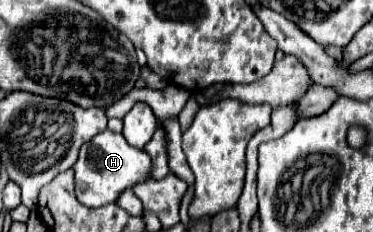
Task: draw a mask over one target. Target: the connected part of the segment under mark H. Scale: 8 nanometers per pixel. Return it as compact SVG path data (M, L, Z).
M106 129L80 147L78 161L74 163L78 199L88 207L104 207L108 203L116 203L122 191L134 187L138 181L146 181L150 177L150 171L152 161L144 149L134 149L122 137L122 133Z

